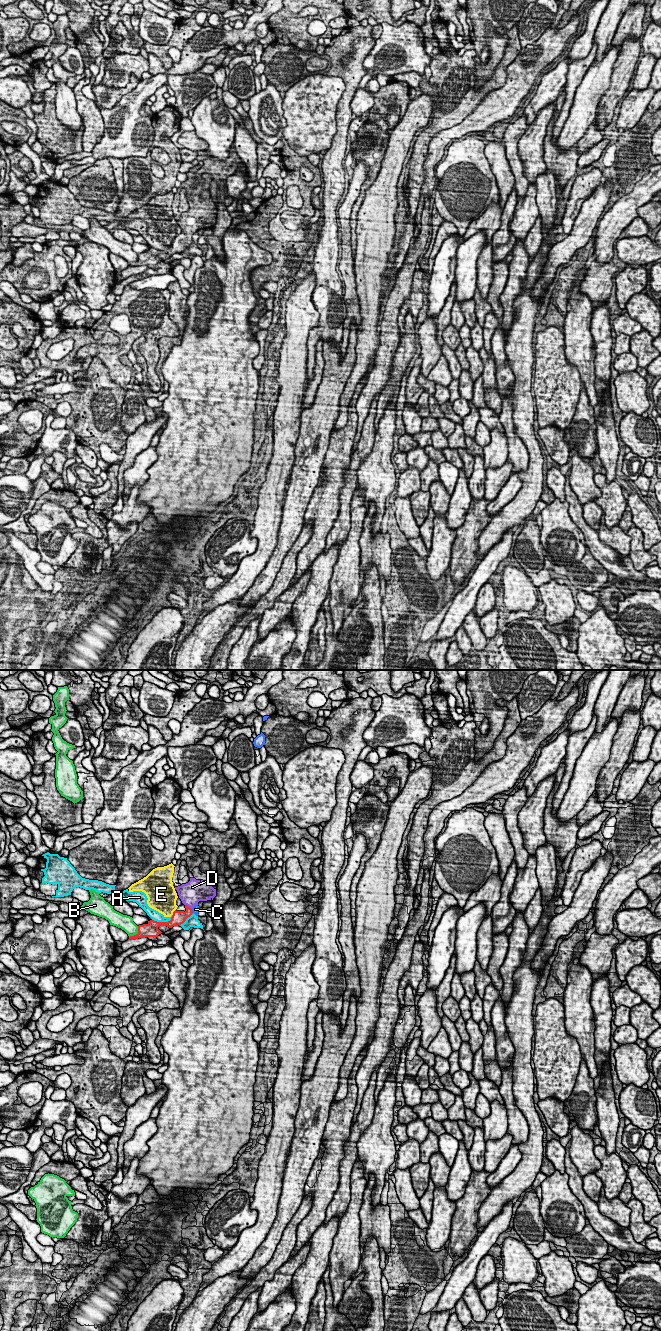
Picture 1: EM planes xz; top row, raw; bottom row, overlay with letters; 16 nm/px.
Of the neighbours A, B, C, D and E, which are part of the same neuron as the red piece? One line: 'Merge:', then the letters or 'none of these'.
Merge: D

